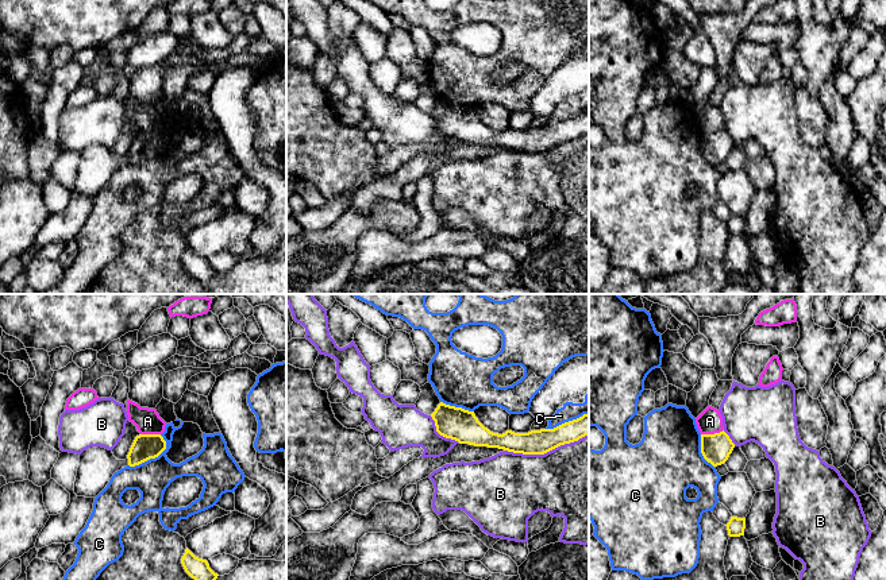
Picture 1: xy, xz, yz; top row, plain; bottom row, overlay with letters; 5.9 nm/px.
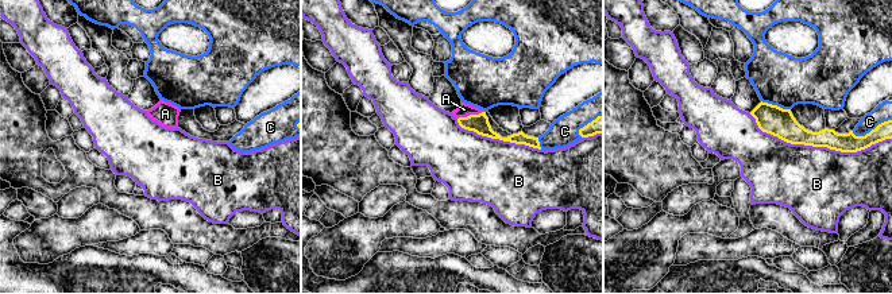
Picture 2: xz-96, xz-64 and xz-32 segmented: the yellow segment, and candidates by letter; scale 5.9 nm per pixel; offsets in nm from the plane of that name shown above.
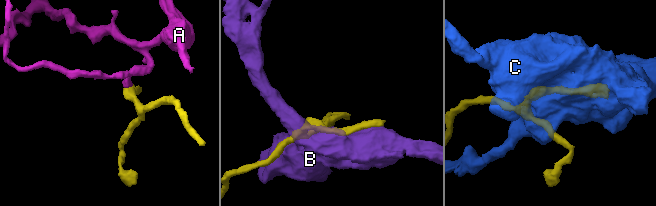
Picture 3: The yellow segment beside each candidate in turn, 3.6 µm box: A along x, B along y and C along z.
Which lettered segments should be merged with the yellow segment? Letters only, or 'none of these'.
none of these

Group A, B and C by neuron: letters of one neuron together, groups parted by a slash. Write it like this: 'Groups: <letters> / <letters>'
Groups: A / B / C

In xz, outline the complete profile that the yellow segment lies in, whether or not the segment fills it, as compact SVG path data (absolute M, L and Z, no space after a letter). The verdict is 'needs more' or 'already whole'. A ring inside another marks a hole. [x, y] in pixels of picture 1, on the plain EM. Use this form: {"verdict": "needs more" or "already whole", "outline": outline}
{"verdict": "already whole", "outline": "M440 100L431 112L436 129L446 135L474 144L498 146L513 151L544 152L561 143L578 139L589 134L589 112L565 120L554 127L515 131L506 128L502 132L485 125L474 109L465 108Z"}

